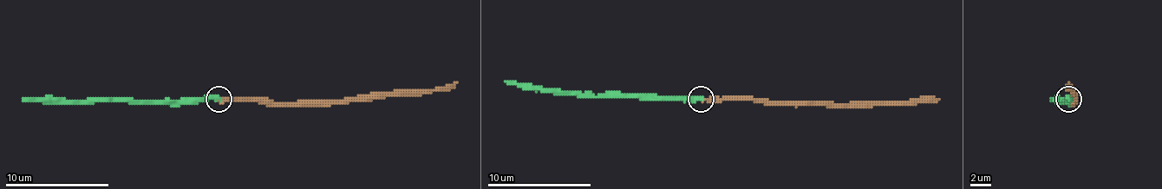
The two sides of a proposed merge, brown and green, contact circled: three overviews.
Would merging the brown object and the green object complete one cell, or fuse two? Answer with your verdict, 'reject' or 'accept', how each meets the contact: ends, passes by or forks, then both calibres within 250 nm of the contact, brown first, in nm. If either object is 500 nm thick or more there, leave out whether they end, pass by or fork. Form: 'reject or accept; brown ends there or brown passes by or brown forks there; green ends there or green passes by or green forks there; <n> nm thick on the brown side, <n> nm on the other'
reject; brown ends there; green ends there; 240 nm thick on the brown side, 320 nm on the other

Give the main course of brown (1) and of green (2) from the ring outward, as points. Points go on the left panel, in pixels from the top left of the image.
1: (218, 98), (345, 103), (421, 95), (447, 90), (457, 82)
2: (218, 98), (95, 101), (22, 98)

